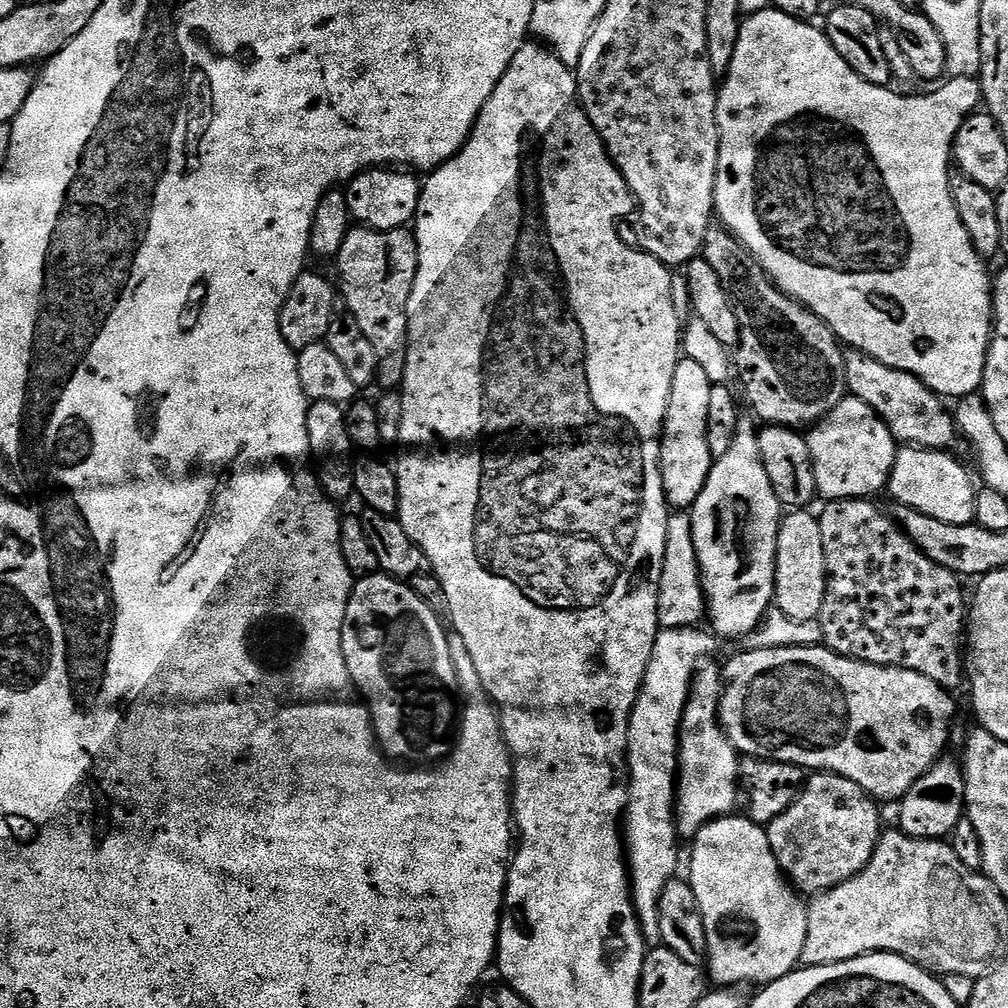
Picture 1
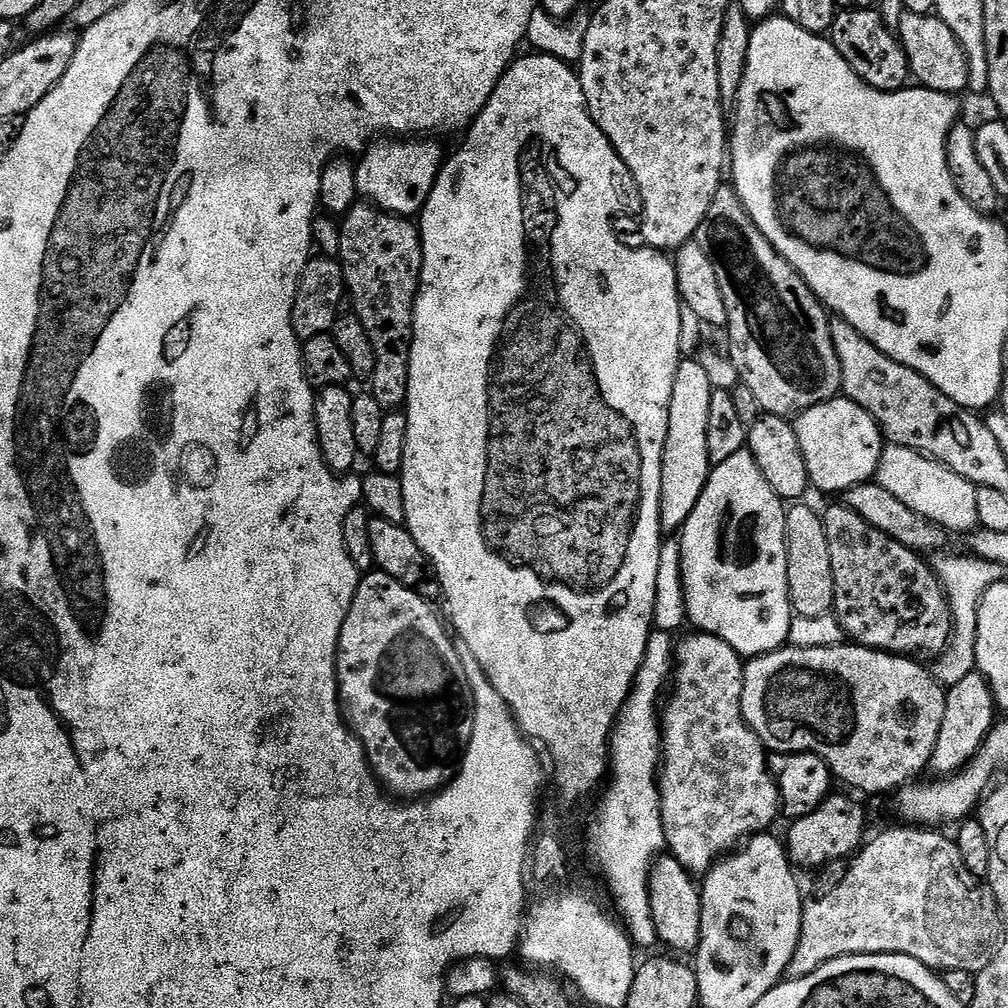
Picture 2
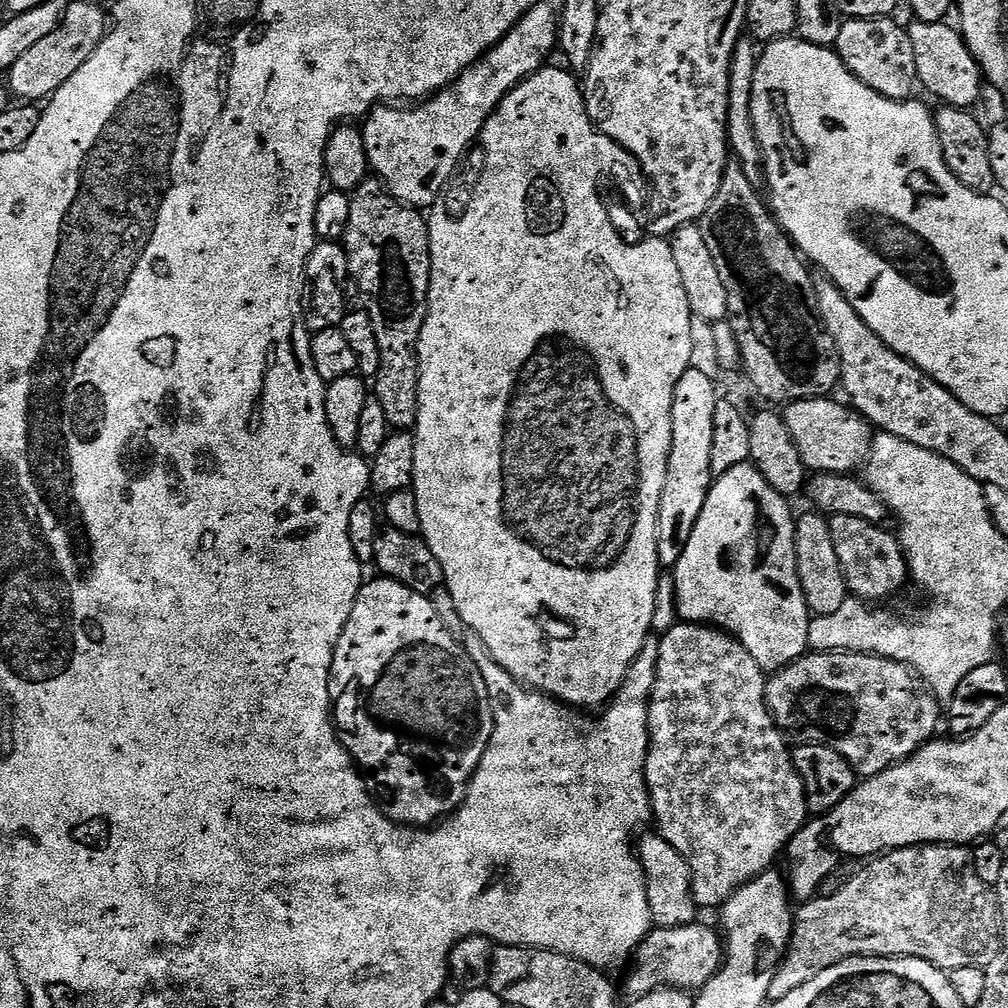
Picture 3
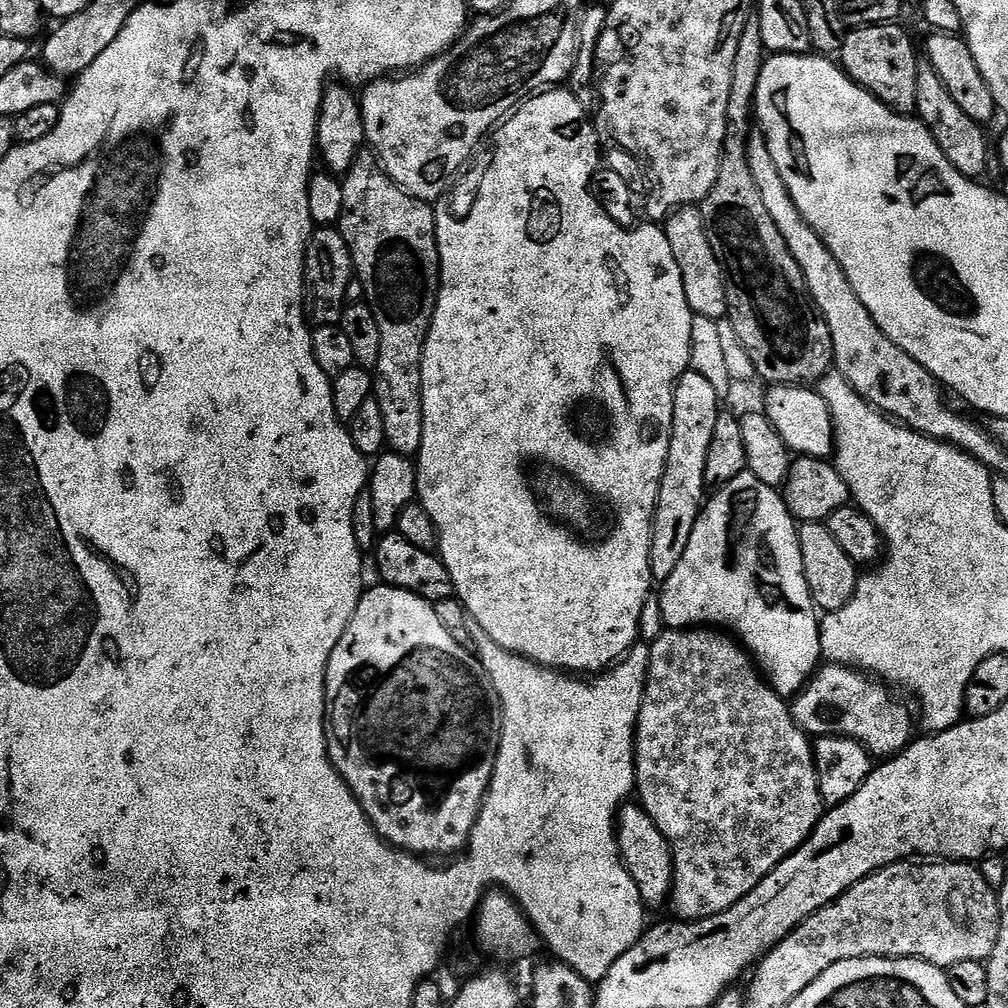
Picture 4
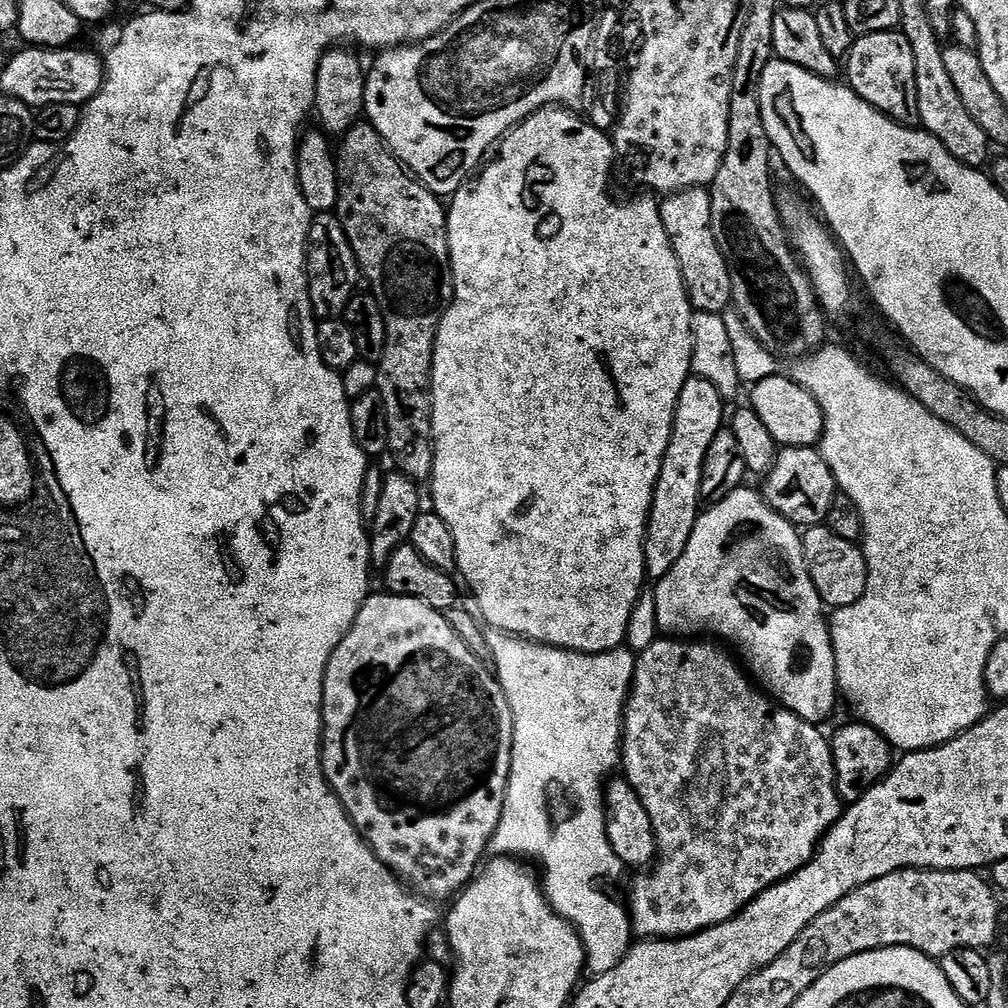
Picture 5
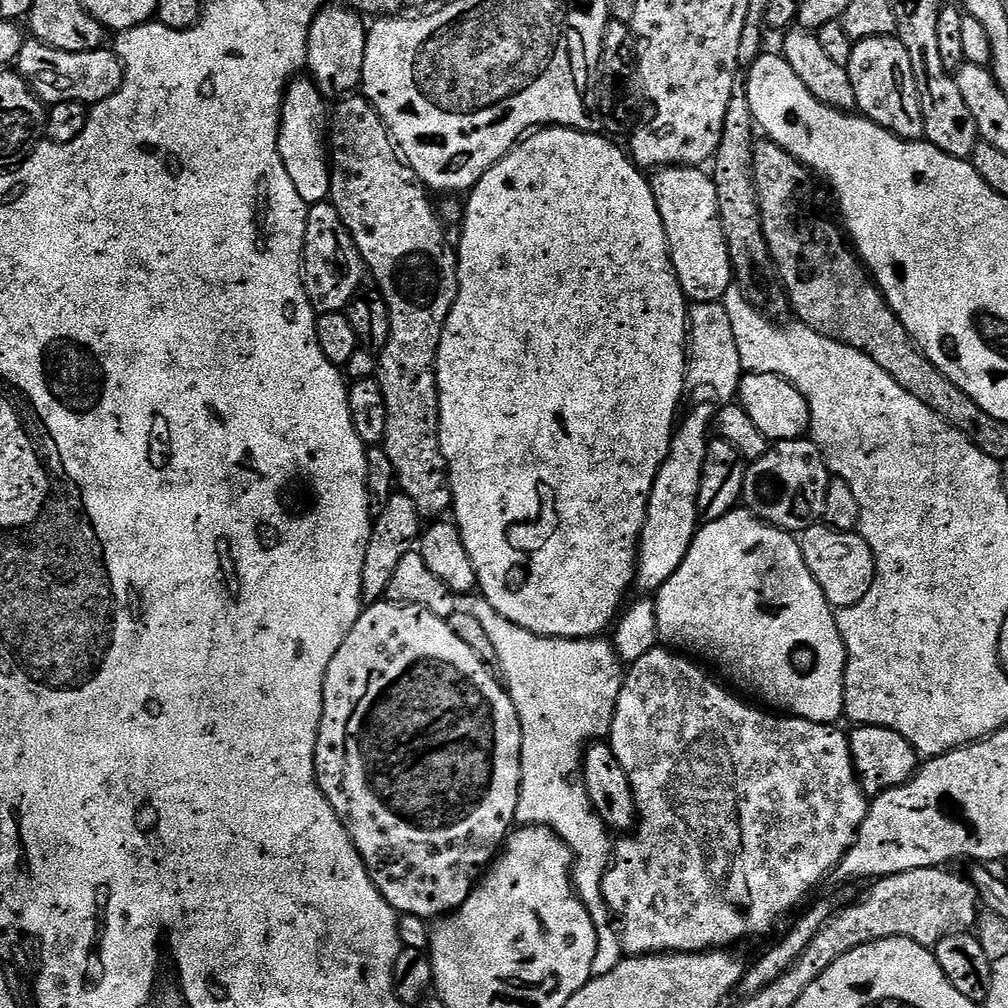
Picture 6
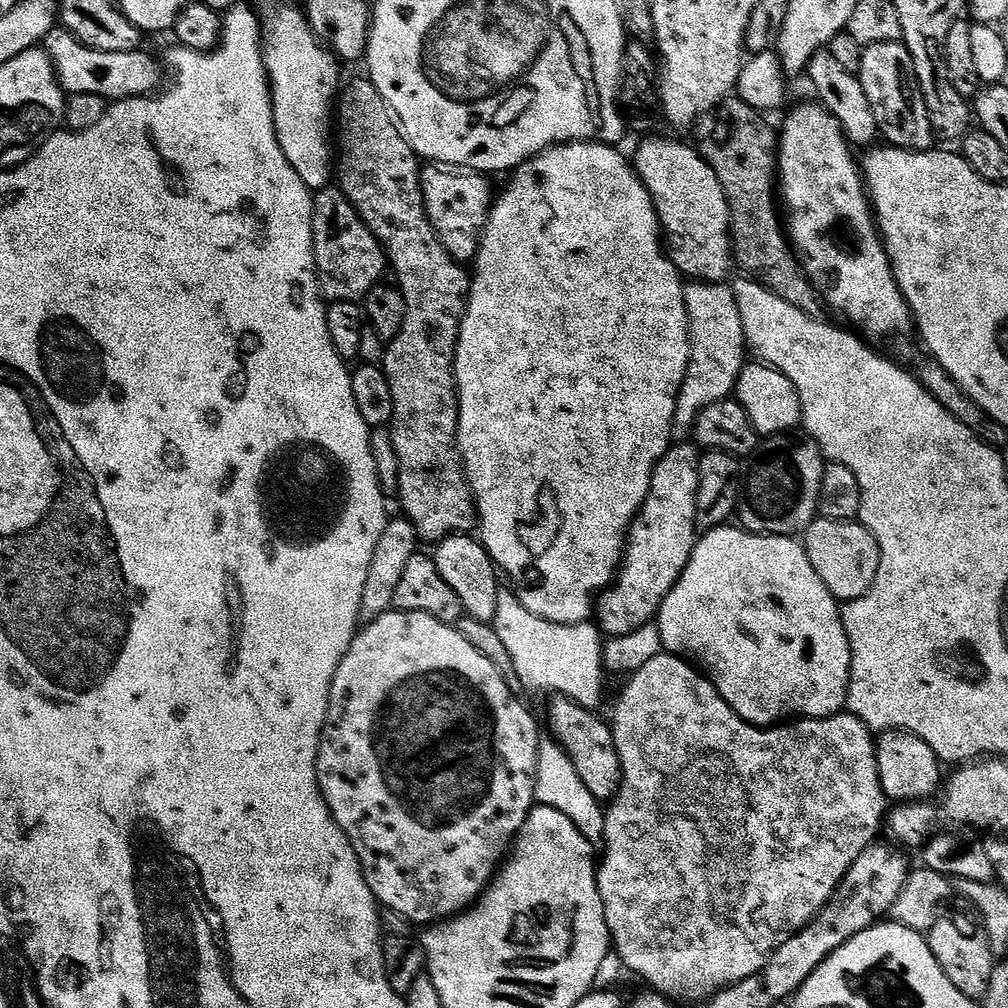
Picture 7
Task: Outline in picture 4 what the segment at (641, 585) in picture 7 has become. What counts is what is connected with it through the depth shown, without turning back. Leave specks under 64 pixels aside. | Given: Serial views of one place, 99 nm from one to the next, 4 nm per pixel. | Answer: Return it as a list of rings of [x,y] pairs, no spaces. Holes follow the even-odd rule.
[[[689,370],[676,383],[670,454],[664,476],[660,479],[656,513],[652,519],[650,570],[653,581],[662,582],[674,574],[678,562],[682,562],[682,554],[686,554],[690,534],[694,534],[694,526],[706,503],[706,450],[710,450],[710,438],[714,438],[714,422],[718,422],[722,411],[720,404],[722,397],[706,378],[702,378],[702,374]]]

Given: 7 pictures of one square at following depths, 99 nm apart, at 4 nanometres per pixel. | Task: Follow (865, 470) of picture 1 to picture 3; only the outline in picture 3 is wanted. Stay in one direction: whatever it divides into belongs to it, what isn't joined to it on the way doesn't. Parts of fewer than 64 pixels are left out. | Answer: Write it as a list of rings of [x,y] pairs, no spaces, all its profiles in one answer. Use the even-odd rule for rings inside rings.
[[[836,398],[793,400],[783,409],[782,415],[790,430],[790,438],[794,438],[794,446],[798,446],[802,454],[805,469],[816,474],[821,472],[852,474],[865,463],[868,449],[872,447],[874,432],[859,412],[832,399]]]

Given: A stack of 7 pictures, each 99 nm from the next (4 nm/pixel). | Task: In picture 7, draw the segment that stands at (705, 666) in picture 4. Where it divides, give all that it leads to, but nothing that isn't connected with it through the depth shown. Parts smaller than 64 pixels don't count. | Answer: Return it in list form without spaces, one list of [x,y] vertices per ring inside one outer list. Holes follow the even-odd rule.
[[[661,654],[650,658],[650,662],[646,662],[646,666],[642,666],[642,670],[638,670],[627,677],[625,684],[628,685],[625,686],[624,693],[621,694],[620,701],[616,704],[616,713],[610,716],[614,742],[618,750],[618,758],[622,762],[622,782],[620,783],[619,790],[616,792],[615,798],[607,805],[604,813],[604,838],[602,841],[604,860],[602,856],[596,873],[598,890],[602,894],[602,902],[604,903],[606,926],[608,927],[608,932],[612,935],[612,948],[622,958],[625,969],[629,973],[637,972],[648,983],[645,985],[651,991],[658,992],[661,996],[666,996],[673,1002],[679,1002],[679,1000],[701,1000],[701,1002],[704,1002],[715,996],[722,989],[742,982],[742,978],[750,978],[754,974],[763,972],[765,966],[768,965],[770,957],[778,950],[778,946],[782,946],[782,942],[786,942],[791,936],[797,936],[811,920],[816,918],[816,915],[826,906],[826,902],[830,902],[830,898],[836,892],[836,887],[840,885],[842,878],[850,870],[850,866],[854,866],[854,862],[858,862],[858,858],[863,852],[879,837],[876,835],[879,834],[880,828],[882,832],[882,825],[886,820],[886,808],[884,812],[886,797],[878,778],[874,736],[870,729],[857,716],[851,714],[837,714],[827,716],[821,720],[800,718],[795,722],[781,723],[779,726],[761,726],[746,722],[725,702],[722,694],[718,694],[718,690],[708,681],[707,676],[703,672],[693,667],[689,661],[671,654]]]

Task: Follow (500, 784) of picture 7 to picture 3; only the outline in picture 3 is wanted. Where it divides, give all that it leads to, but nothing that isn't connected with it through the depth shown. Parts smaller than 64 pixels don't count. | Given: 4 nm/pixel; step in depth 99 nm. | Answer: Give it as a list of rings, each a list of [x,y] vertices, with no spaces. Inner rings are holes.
[[[387,578],[369,579],[361,588],[354,602],[354,610],[350,610],[350,618],[342,630],[342,638],[338,638],[338,646],[332,659],[332,720],[336,735],[340,737],[340,745],[352,755],[352,763],[366,777],[366,783],[380,811],[391,818],[395,824],[409,828],[427,828],[443,821],[460,807],[468,792],[468,784],[472,775],[478,770],[482,754],[486,754],[486,746],[490,744],[493,730],[492,703],[486,690],[486,682],[482,682],[482,674],[478,674],[478,666],[469,658],[463,643],[446,630],[442,618],[434,610],[431,599],[423,592],[415,592],[398,582]]]

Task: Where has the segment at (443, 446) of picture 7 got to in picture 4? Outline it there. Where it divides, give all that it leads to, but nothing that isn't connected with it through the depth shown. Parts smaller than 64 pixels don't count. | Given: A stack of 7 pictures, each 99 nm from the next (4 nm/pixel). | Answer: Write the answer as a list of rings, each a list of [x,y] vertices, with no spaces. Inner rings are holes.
[[[361,154],[350,166],[350,170],[342,180],[342,214],[338,225],[340,232],[346,238],[348,248],[352,252],[352,266],[355,279],[358,284],[364,287],[366,303],[374,310],[374,318],[378,322],[378,334],[382,334],[382,354],[378,358],[378,366],[374,369],[374,398],[382,406],[382,419],[386,421],[387,447],[391,451],[398,452],[402,456],[415,457],[422,446],[422,354],[424,353],[424,343],[428,337],[428,331],[434,318],[436,309],[436,299],[440,293],[440,255],[438,254],[438,242],[436,241],[436,208],[429,201],[419,200],[416,196],[411,196],[405,188],[399,188],[397,184],[388,177],[379,159],[372,154]]]

